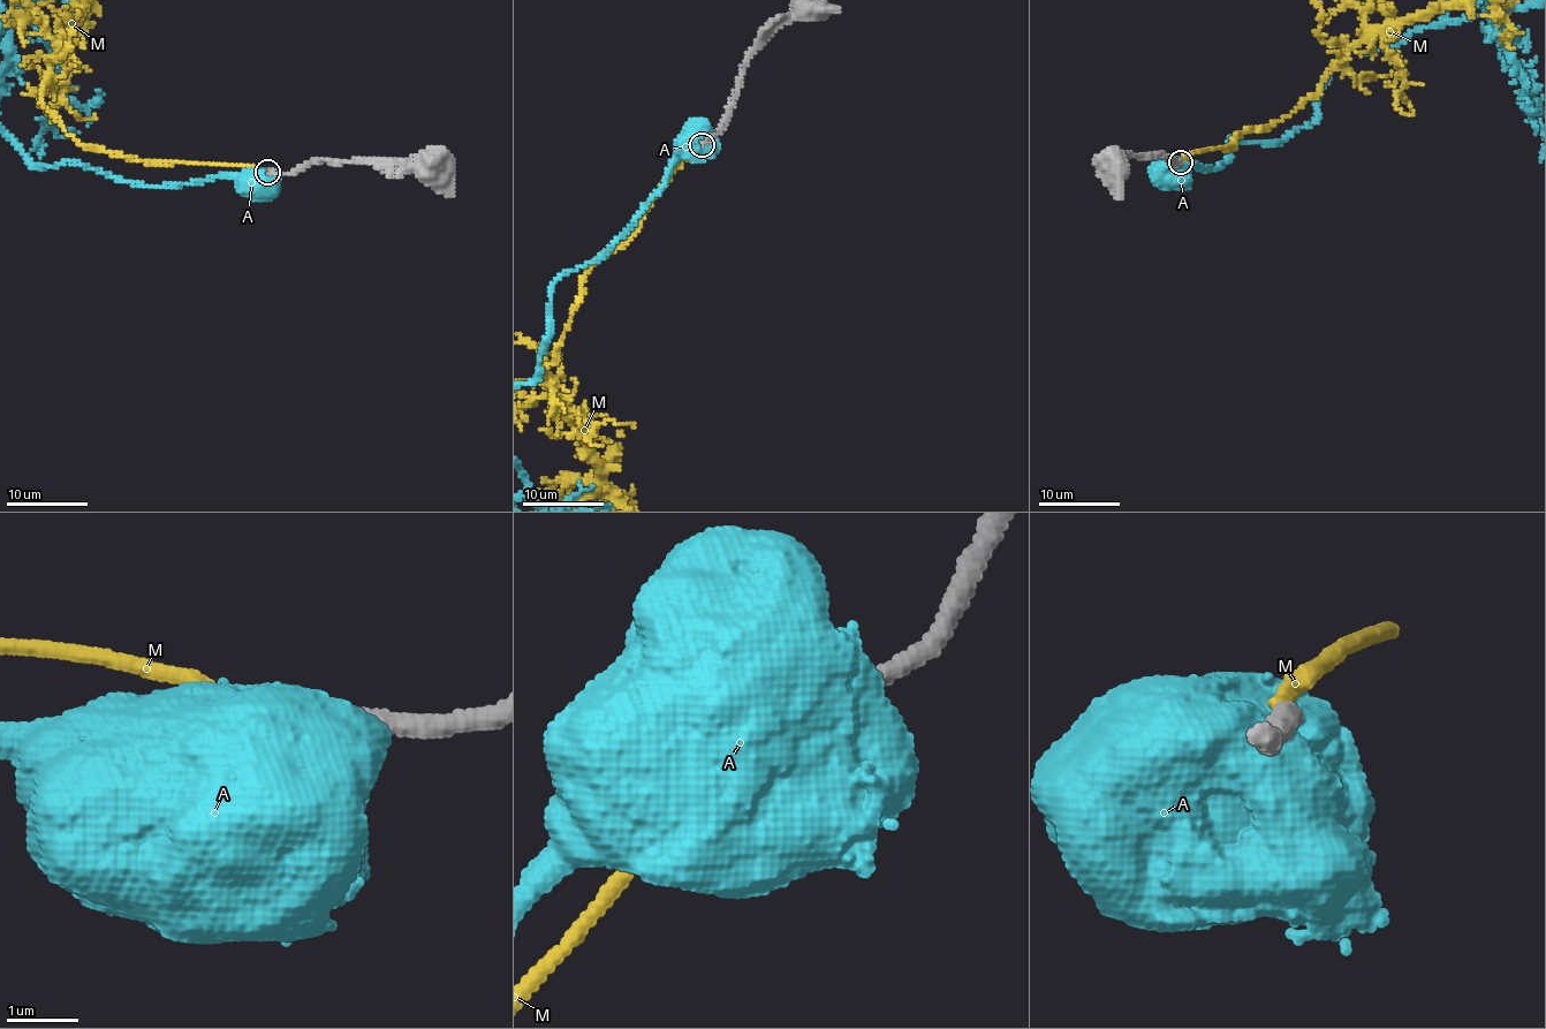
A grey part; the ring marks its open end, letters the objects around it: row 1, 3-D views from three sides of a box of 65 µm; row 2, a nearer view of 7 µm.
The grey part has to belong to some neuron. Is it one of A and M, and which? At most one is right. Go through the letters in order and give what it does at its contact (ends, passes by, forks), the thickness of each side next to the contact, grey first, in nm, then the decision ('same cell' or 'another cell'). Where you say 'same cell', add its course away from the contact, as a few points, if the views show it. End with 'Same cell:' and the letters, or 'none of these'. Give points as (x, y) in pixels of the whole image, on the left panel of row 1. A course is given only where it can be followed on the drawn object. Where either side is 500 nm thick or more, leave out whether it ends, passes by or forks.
A: 400 nm thick on the grey side, 650 nm on the other; another cell
M: it ends there; 320 nm thick on the grey side, 190 nm on the other; another cell
Same cell: none of these

